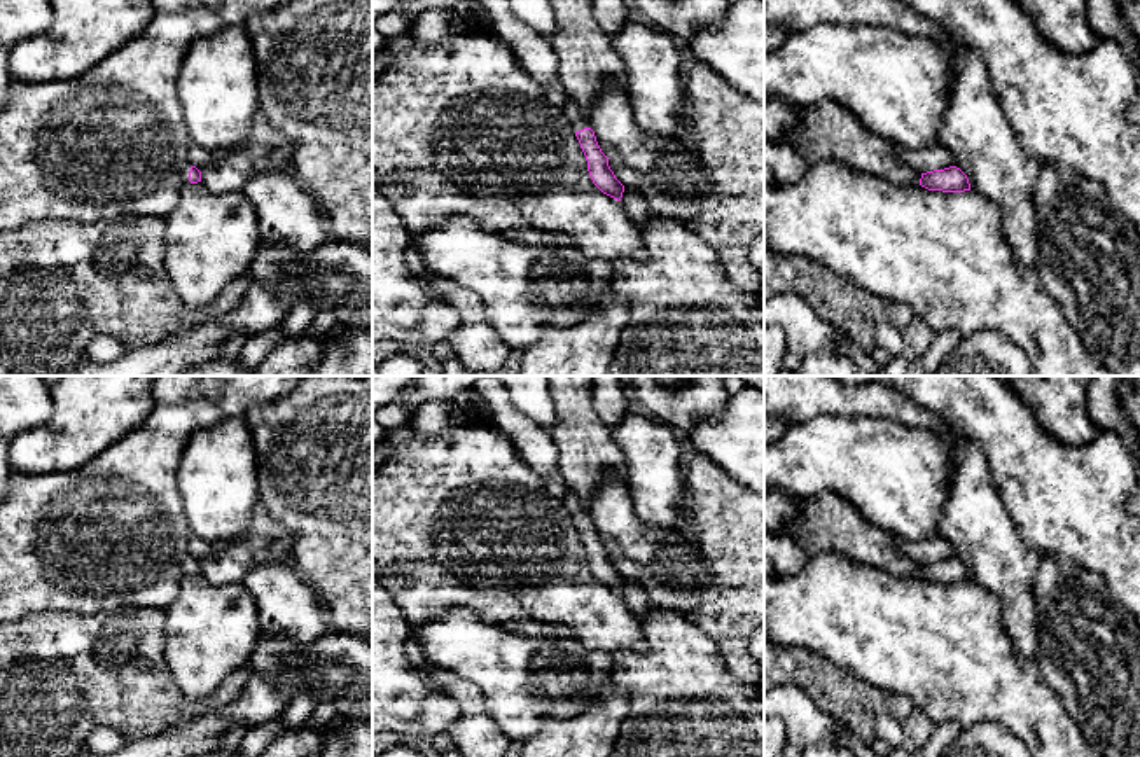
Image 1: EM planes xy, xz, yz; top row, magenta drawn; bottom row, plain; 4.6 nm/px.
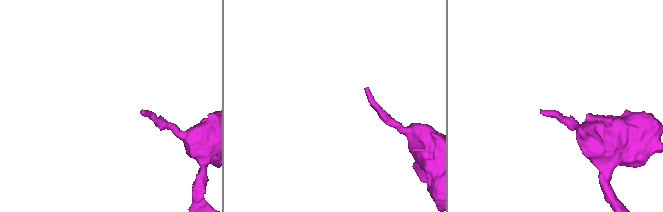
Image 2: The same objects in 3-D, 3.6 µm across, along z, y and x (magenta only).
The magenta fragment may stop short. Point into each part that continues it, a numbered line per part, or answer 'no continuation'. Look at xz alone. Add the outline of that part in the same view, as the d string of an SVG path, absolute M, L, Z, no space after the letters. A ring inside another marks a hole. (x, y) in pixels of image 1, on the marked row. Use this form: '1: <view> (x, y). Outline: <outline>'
1: xz (574, 114). Outline: M567 96L567 105L563 107L563 114L572 122L573 131L591 128L589 121L584 117L582 110L577 107L577 103L570 96Z

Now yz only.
no continuation

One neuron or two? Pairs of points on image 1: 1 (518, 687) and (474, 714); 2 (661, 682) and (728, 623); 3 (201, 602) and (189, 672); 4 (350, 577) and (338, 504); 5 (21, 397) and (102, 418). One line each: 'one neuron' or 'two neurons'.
1: two neurons
2: two neurons
3: one neuron
4: one neuron
5: two neurons

